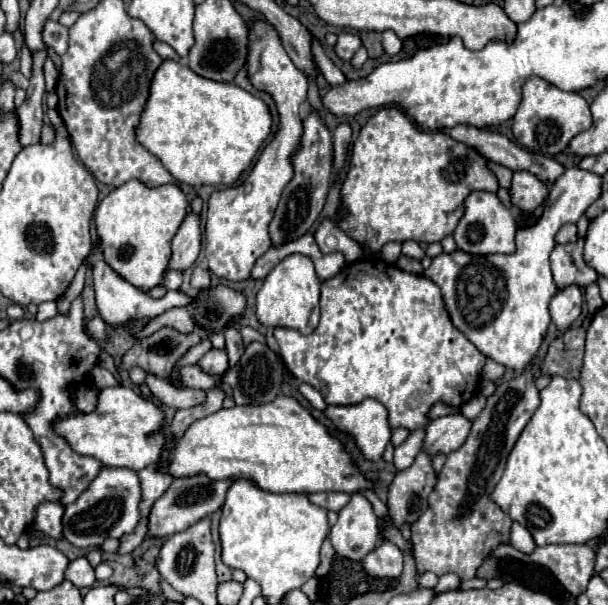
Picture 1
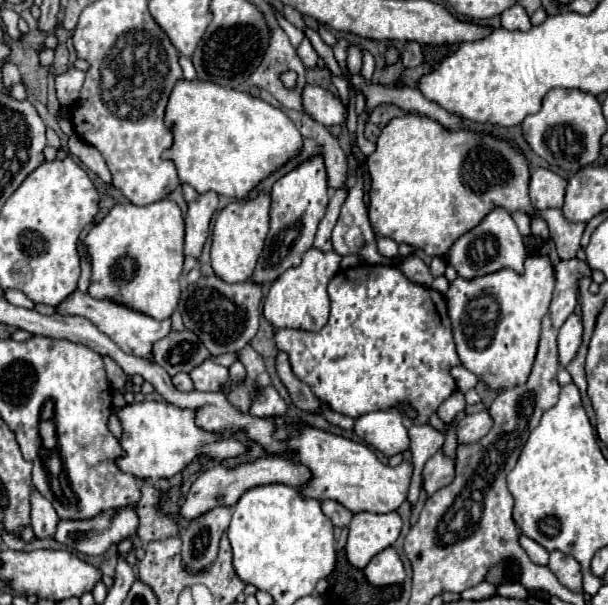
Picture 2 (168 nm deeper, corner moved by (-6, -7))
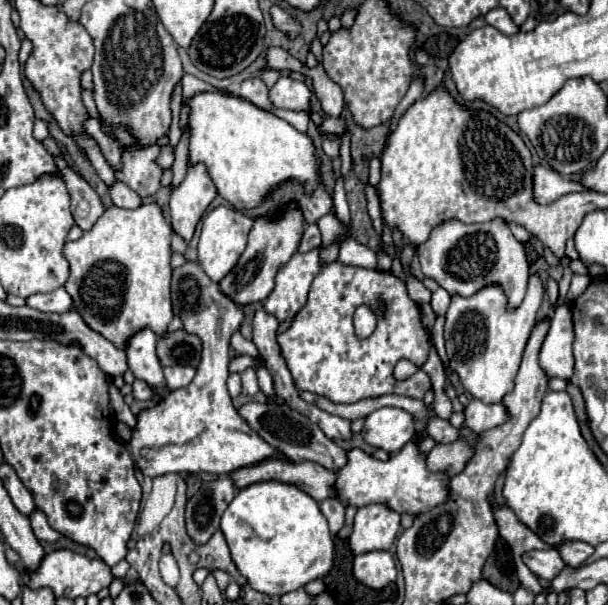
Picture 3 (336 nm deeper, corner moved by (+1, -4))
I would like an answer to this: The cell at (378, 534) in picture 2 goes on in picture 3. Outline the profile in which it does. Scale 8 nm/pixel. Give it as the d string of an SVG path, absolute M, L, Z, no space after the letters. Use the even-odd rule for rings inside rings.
M367 505L357 509L353 531L349 535L349 549L353 555L367 551L387 551L399 529L399 513L385 505Z

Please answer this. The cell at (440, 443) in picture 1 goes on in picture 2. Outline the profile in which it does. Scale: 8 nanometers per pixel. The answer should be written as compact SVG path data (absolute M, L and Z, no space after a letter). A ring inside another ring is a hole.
M482 410L476 414L466 414L458 422L458 442L470 444L470 442L480 440L482 436L486 436L490 432L492 424L494 424L494 420L490 418L488 410Z

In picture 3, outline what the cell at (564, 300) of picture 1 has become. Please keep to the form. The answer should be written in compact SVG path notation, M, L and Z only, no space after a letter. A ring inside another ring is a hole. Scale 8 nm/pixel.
M559 303L551 319L551 329L543 341L539 363L549 377L569 379L573 375L573 315L569 305Z

